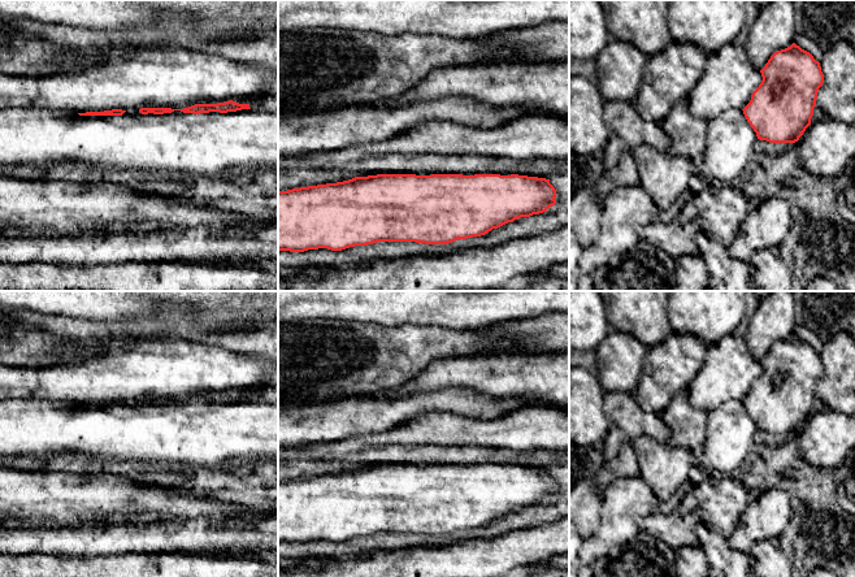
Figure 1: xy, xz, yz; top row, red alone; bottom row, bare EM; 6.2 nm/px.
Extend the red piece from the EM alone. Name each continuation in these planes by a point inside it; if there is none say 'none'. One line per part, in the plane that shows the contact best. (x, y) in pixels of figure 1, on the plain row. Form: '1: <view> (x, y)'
none

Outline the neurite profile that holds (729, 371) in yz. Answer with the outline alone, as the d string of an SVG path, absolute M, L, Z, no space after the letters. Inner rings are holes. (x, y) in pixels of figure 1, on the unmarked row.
M730 334L708 346L704 364L689 386L695 408L717 409L730 399L743 400L763 368L750 352L745 337Z

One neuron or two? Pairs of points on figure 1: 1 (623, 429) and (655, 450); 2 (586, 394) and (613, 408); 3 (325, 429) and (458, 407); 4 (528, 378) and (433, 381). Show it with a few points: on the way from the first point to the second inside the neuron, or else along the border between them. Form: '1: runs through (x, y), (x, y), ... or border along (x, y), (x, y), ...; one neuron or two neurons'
1: border along (667, 441), (639, 435), (632, 442); two neurons
2: border along (606, 393), (604, 416), (608, 423), (608, 433); two neurons
3: runs through (357, 415), (386, 413), (425, 404); one neuron
4: runs through (504, 376), (456, 376); one neuron

